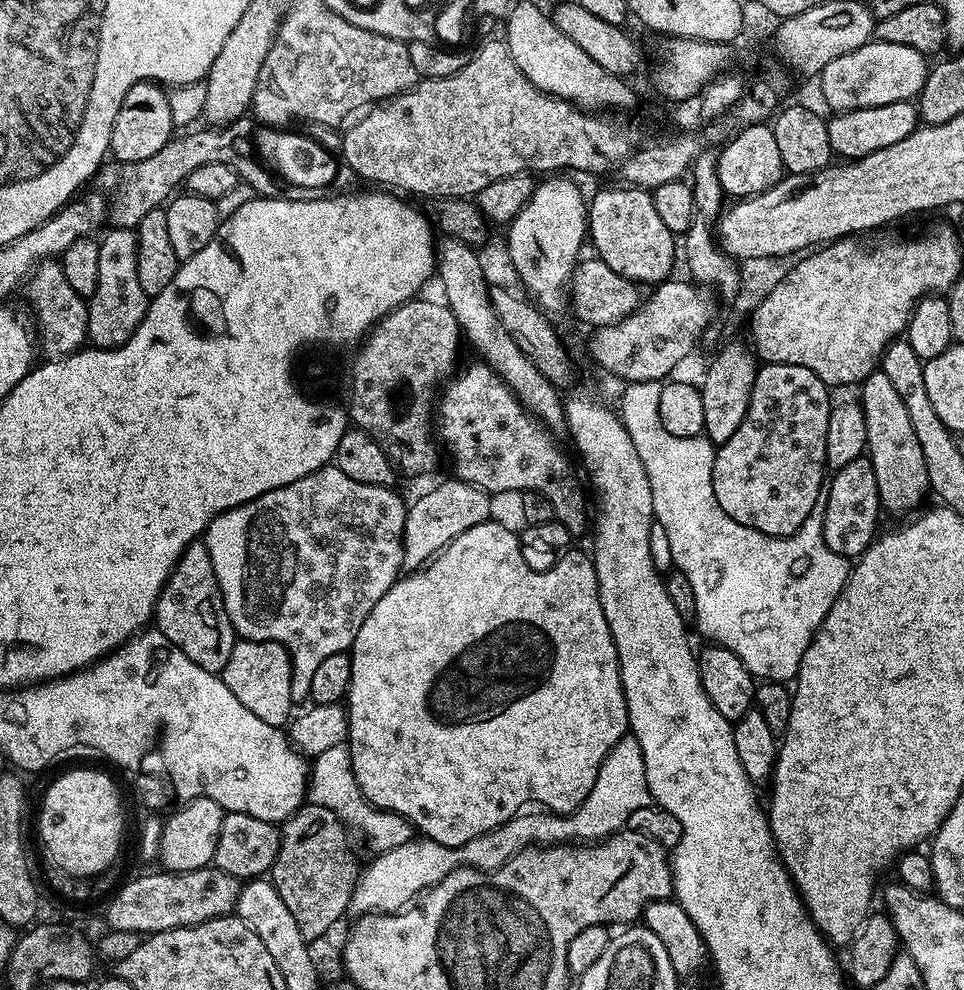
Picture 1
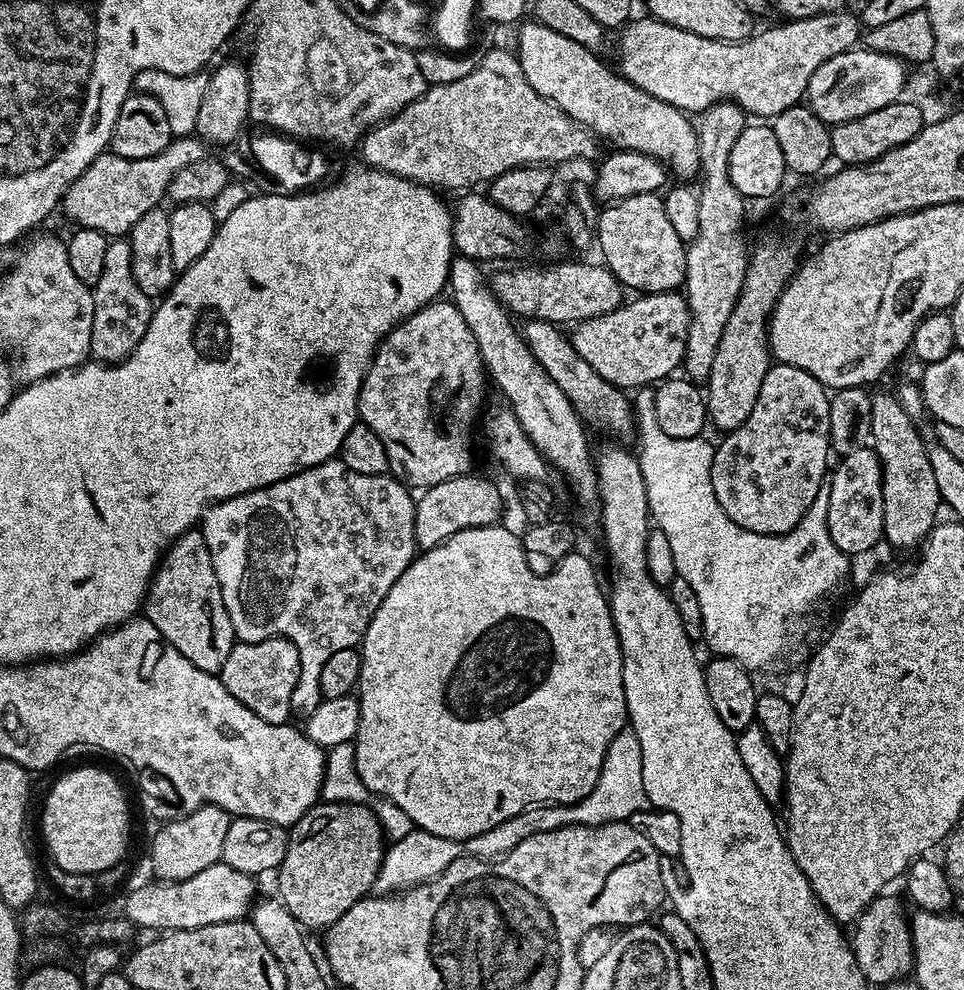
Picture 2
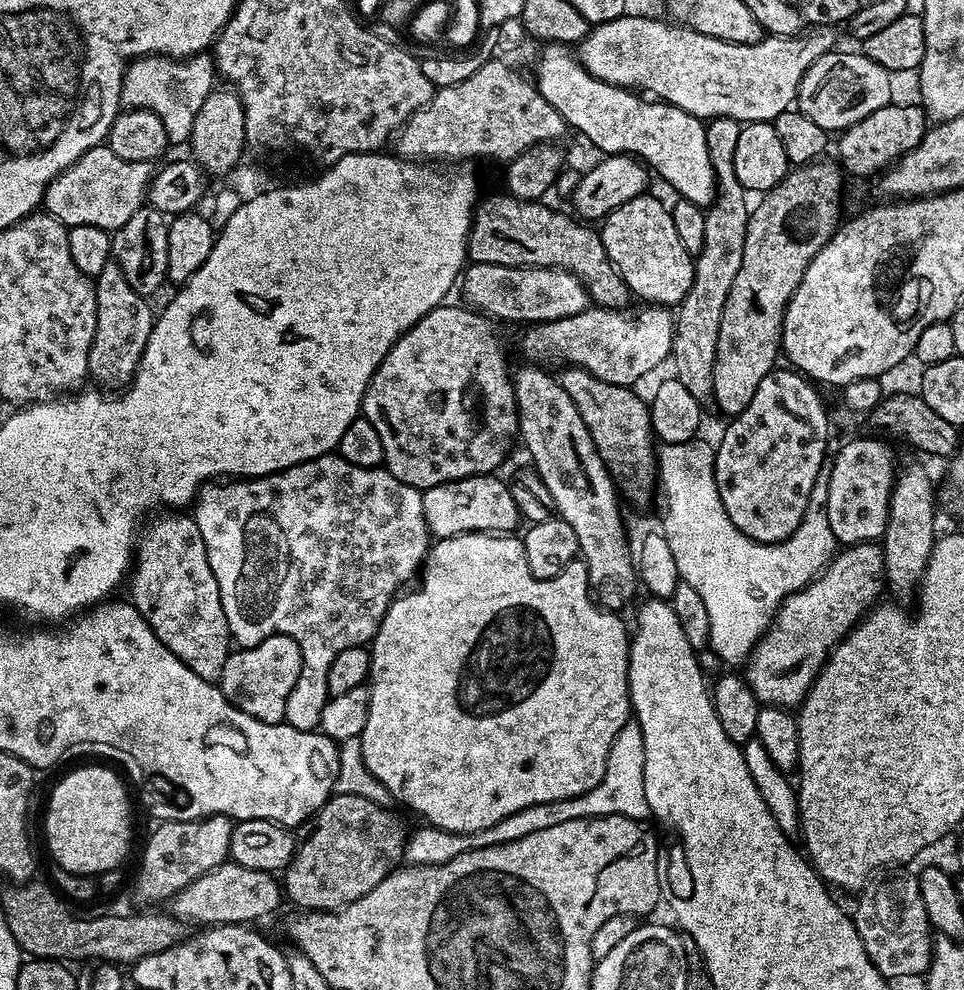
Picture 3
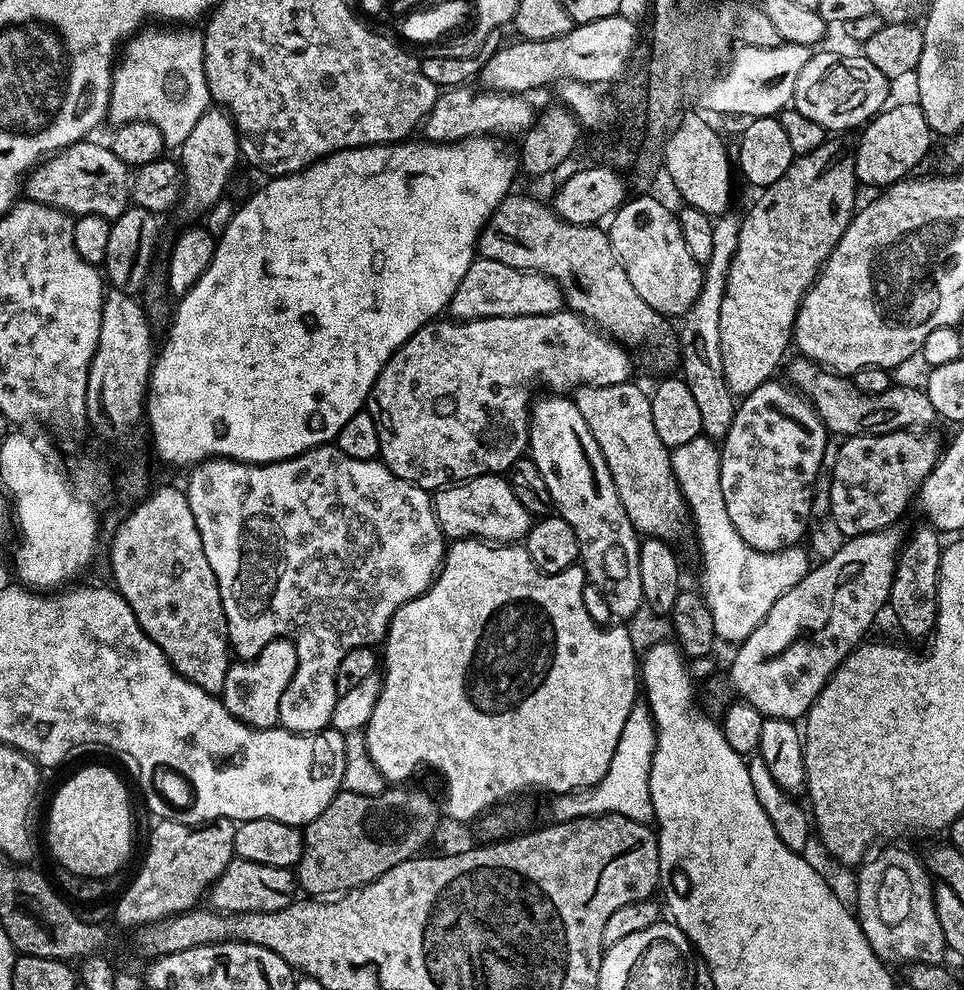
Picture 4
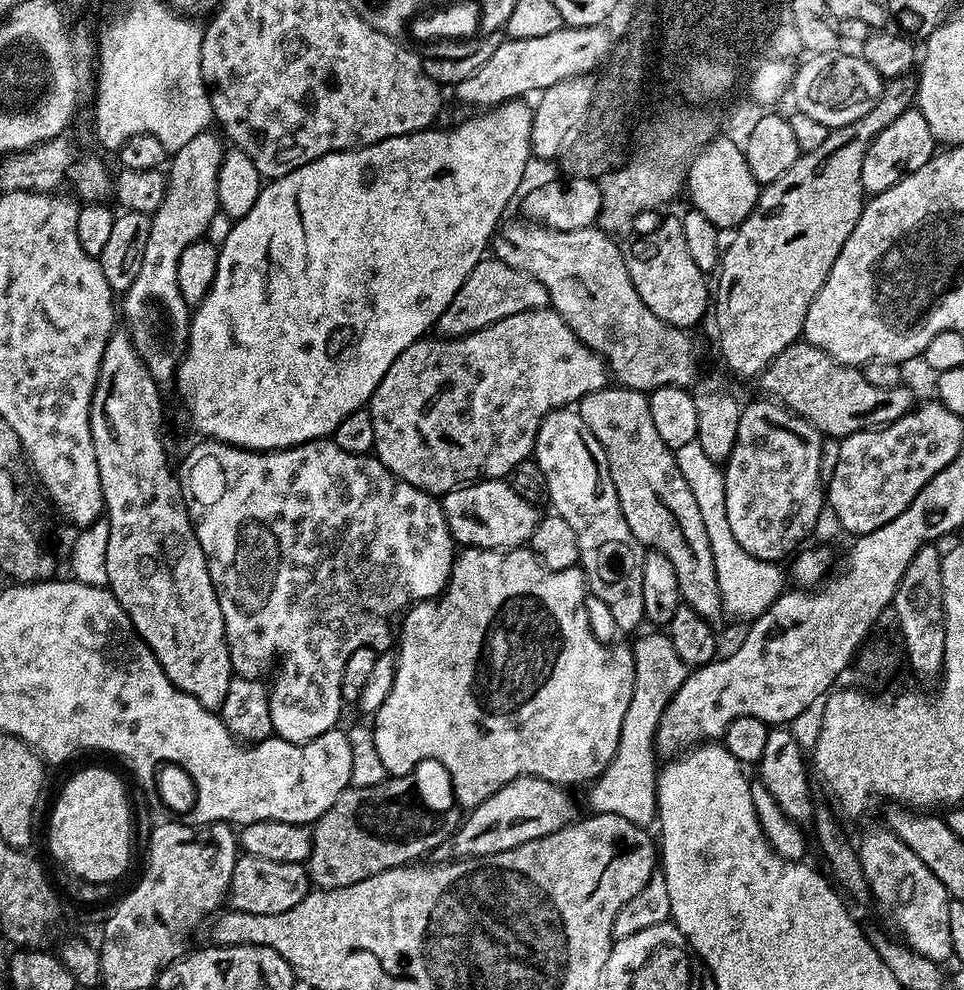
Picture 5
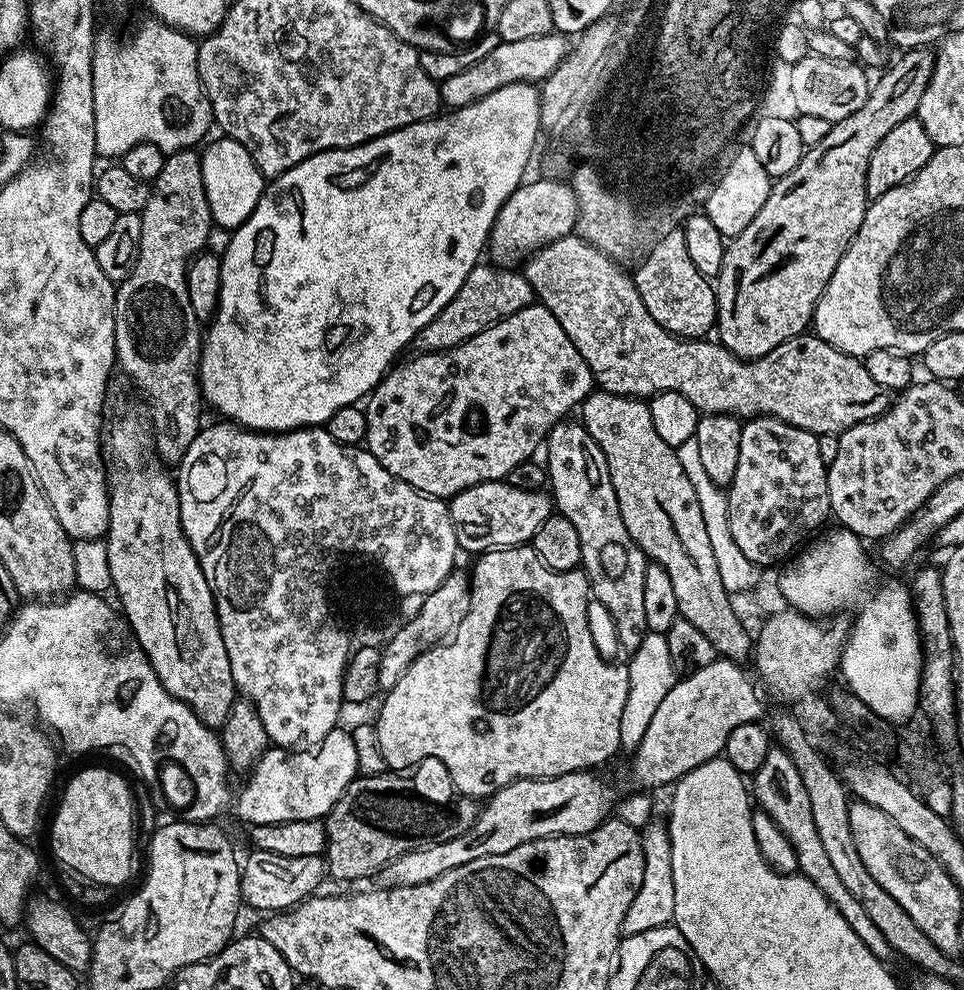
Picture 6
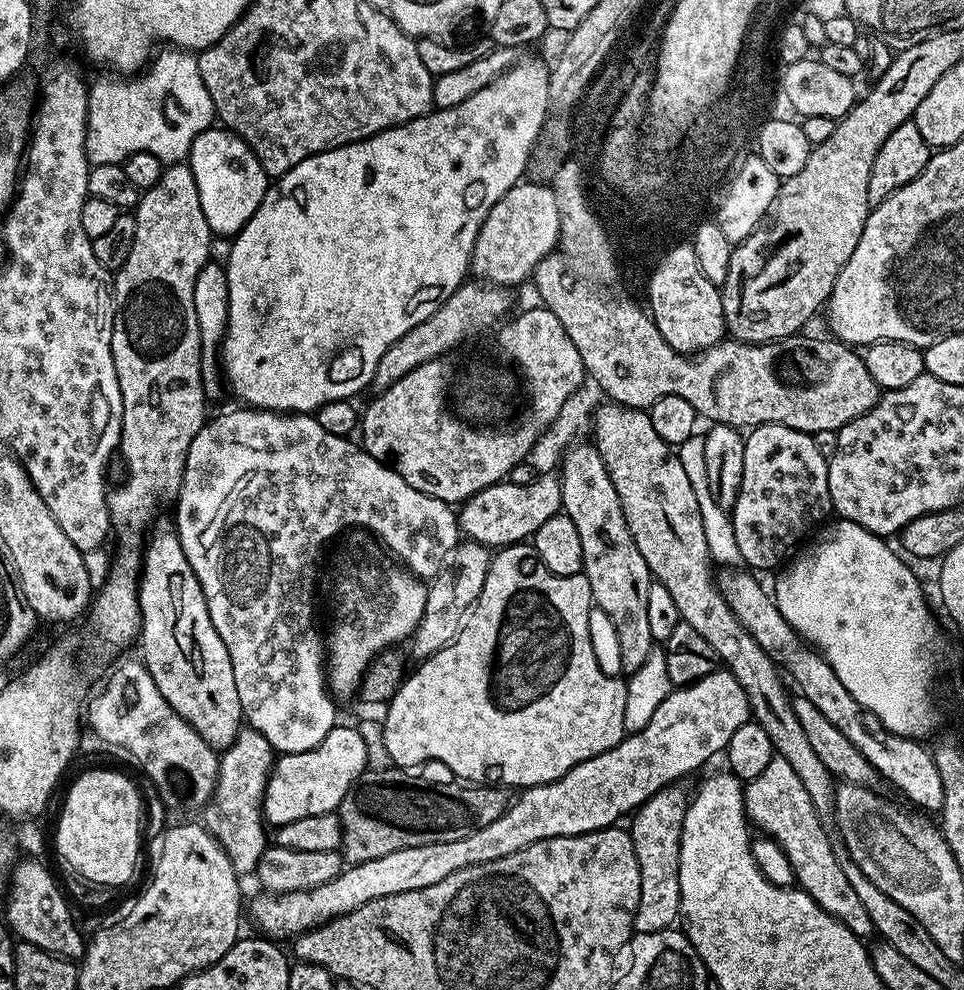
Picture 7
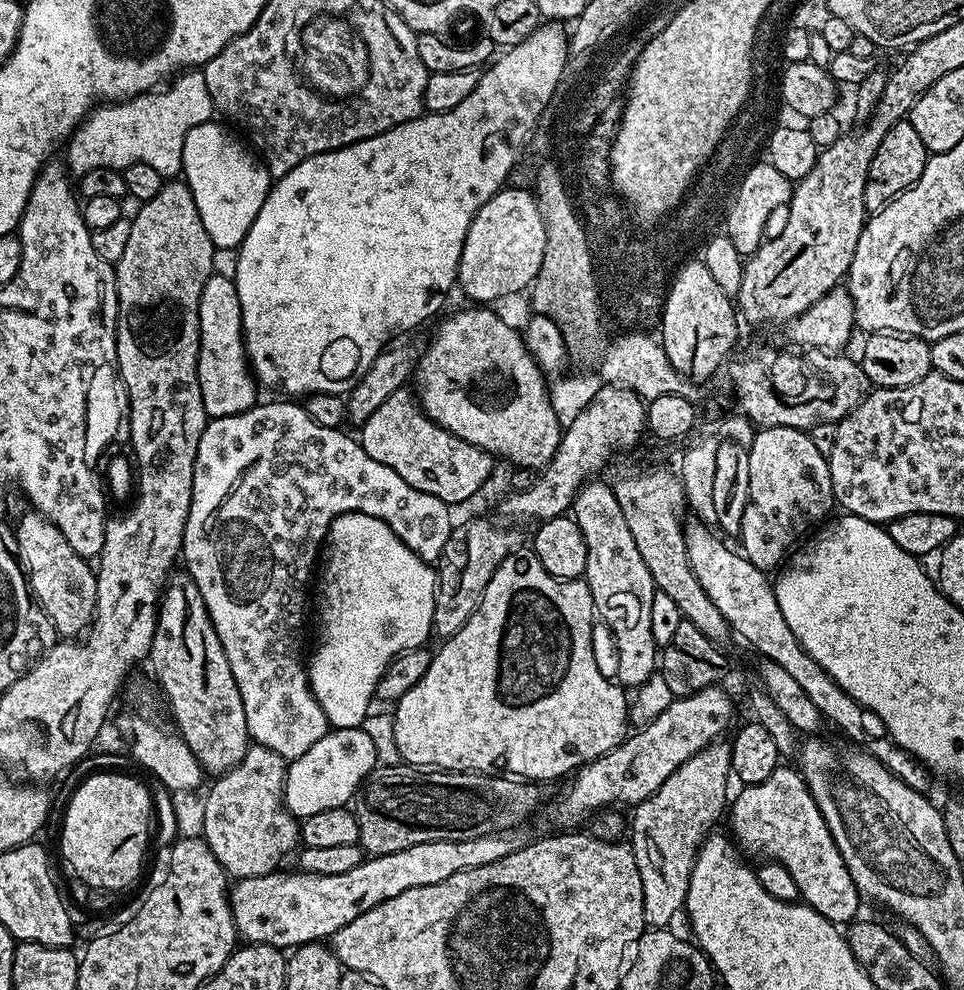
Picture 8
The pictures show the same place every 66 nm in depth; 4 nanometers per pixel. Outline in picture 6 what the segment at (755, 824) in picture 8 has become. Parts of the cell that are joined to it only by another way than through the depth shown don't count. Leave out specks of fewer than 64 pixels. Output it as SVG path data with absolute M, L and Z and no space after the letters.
M773 746L766 754L766 759L762 761L762 766L758 766L758 770L751 777L750 788L758 808L773 819L778 830L786 836L790 846L797 852L799 875L810 878L810 882L814 882L814 886L818 886L818 890L826 894L826 898L835 906L838 914L846 918L850 930L854 930L854 934L858 934L858 938L866 942L866 950L870 950L870 954L874 954L879 960L891 961L894 953L890 944L886 942L885 935L874 926L873 919L866 914L861 903L845 887L845 883L834 870L825 847L822 846L821 837L818 835L817 827L814 826L814 814L810 811L810 797L806 795L806 786L802 786L802 777L798 775L798 769L794 766L790 754L779 746Z

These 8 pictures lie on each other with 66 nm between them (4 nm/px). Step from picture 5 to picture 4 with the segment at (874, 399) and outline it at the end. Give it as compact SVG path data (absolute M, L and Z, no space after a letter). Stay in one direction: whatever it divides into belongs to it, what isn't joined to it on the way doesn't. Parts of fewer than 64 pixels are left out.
M802 355L795 359L787 361L787 383L811 402L825 429L832 434L837 432L840 438L928 430L932 423L937 423L936 411L934 406L930 406L930 398L923 387L911 388L908 384L900 384L897 388L896 385L889 386L881 392L863 392L847 375L829 372L821 364L815 364Z

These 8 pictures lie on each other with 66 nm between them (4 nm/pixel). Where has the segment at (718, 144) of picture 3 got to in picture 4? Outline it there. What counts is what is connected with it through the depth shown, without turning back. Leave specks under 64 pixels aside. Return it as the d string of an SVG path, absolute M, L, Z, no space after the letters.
M729 210L715 217L712 225L714 247L710 250L710 258L702 266L702 288L698 290L698 298L694 298L694 306L690 306L690 310L686 310L679 321L680 328L678 324L678 368L684 371L683 382L702 414L702 433L709 438L723 438L726 435L730 430L730 422L734 422L738 403L737 397L726 386L722 370L722 338L718 330L722 294L726 294L726 278L730 274L730 262L738 250L741 217L735 216L734 212Z

